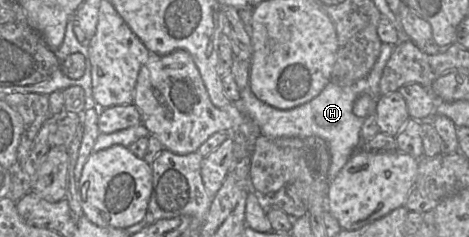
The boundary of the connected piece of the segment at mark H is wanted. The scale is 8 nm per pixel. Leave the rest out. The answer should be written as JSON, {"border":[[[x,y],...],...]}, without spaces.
{"border":[[[382,17],[380,19],[377,27],[377,33],[381,42],[383,43],[383,46],[374,67],[366,77],[357,80],[356,82],[348,86],[340,86],[334,84],[333,82],[330,82],[325,86],[325,88],[321,91],[321,93],[314,99],[303,105],[300,105],[298,107],[289,110],[280,110],[266,104],[265,102],[258,99],[250,90],[250,88],[247,86],[244,89],[241,89],[240,102],[242,104],[243,110],[259,126],[262,136],[268,138],[318,136],[327,141],[327,143],[329,144],[334,153],[338,153],[338,155],[342,157],[348,157],[347,160],[345,161],[347,162],[353,154],[355,154],[358,150],[360,150],[363,144],[363,140],[360,136],[360,131],[364,123],[364,120],[367,118],[367,117],[365,118],[357,117],[353,113],[354,102],[362,94],[369,95],[375,101],[382,95],[379,91],[379,81],[383,72],[383,68],[392,52],[391,45],[389,44],[396,44],[397,42],[399,42],[398,32],[395,26],[385,17]]]}

